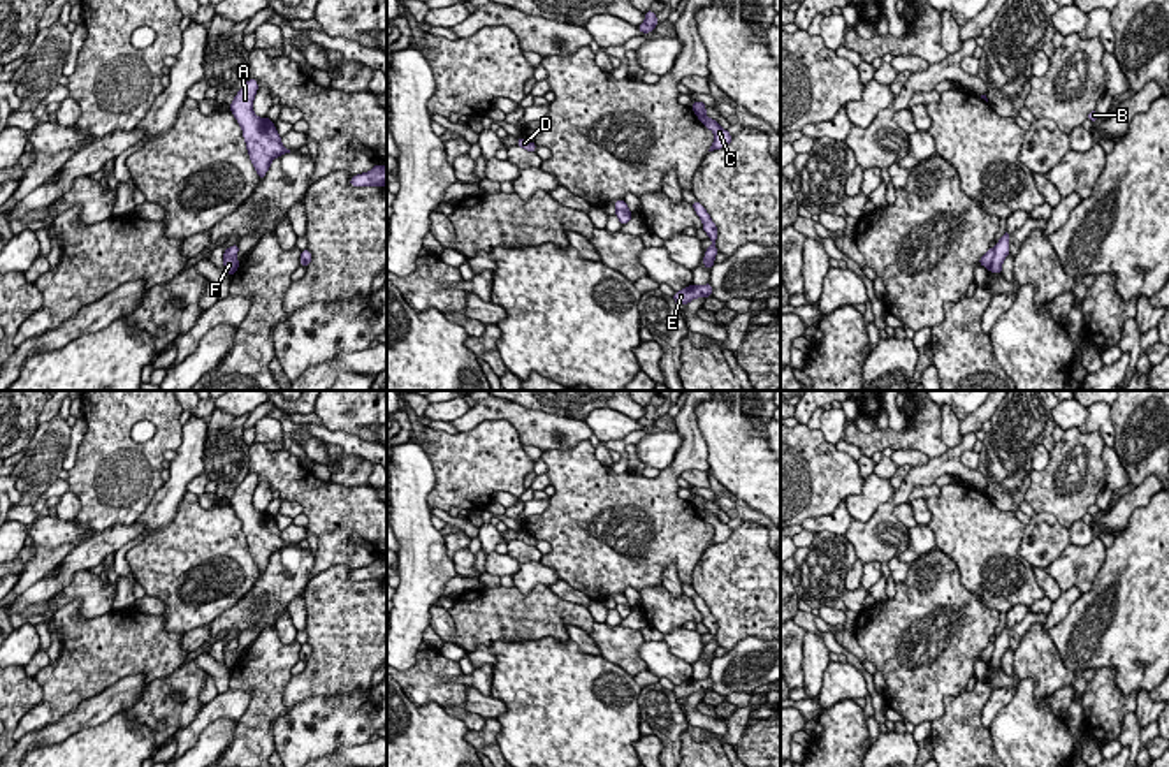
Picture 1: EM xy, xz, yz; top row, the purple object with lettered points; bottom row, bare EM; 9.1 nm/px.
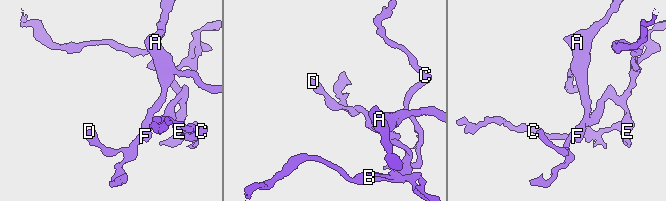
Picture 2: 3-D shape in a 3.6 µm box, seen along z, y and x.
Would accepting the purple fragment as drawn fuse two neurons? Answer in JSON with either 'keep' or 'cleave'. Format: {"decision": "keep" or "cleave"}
{"decision": "cleave"}

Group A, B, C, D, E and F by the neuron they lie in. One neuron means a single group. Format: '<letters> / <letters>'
A F / B C D E

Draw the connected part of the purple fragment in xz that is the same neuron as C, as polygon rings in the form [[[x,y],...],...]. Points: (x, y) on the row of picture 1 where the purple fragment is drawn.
[[[698,100],[693,102],[694,114],[707,128],[710,128],[714,132],[714,137],[715,137],[714,144],[710,146],[708,151],[721,150],[721,148],[728,146],[733,137],[730,135],[728,130],[721,128],[715,120],[710,120],[705,114],[705,109],[707,109],[707,106],[703,102],[698,102]]]

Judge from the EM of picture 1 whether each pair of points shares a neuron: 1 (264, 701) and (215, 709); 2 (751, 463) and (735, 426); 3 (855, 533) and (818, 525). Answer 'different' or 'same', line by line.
1: different
2: same
3: different

